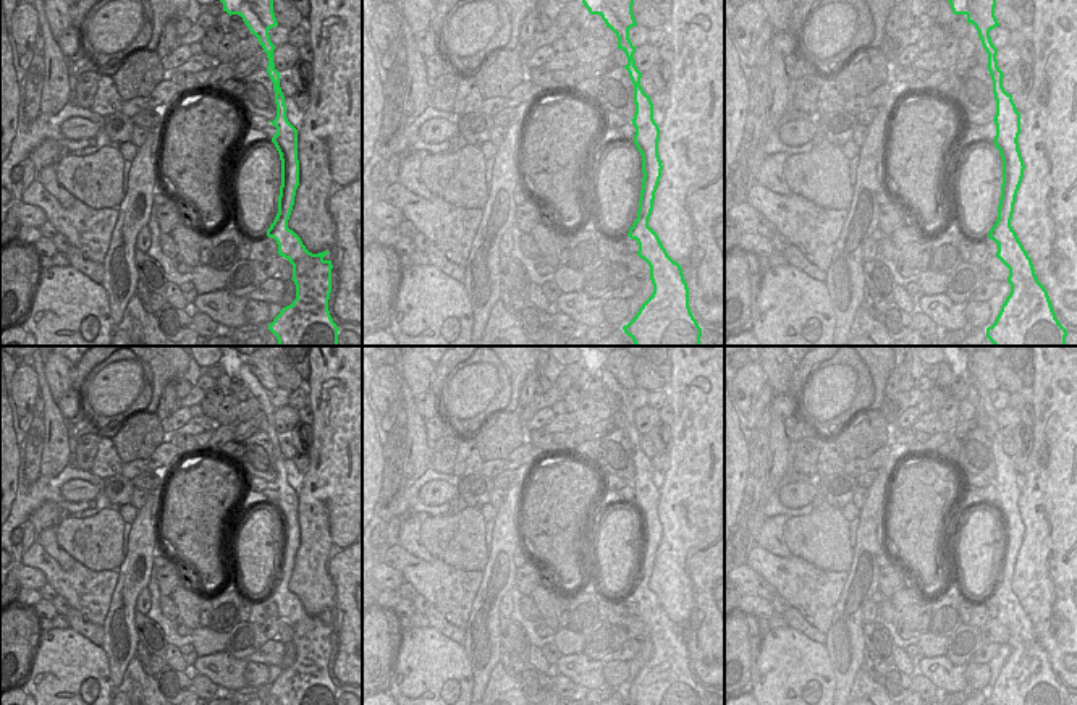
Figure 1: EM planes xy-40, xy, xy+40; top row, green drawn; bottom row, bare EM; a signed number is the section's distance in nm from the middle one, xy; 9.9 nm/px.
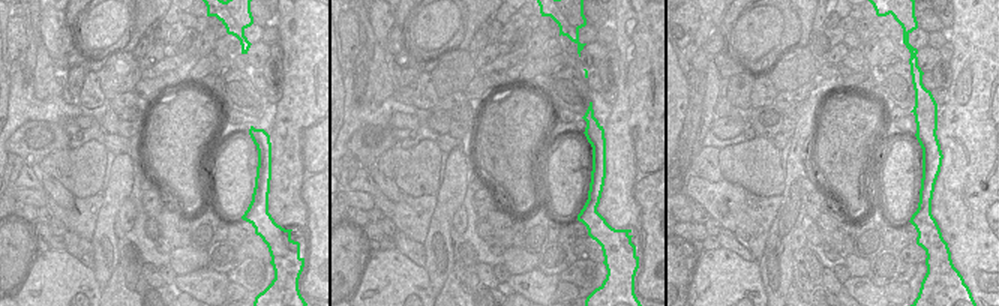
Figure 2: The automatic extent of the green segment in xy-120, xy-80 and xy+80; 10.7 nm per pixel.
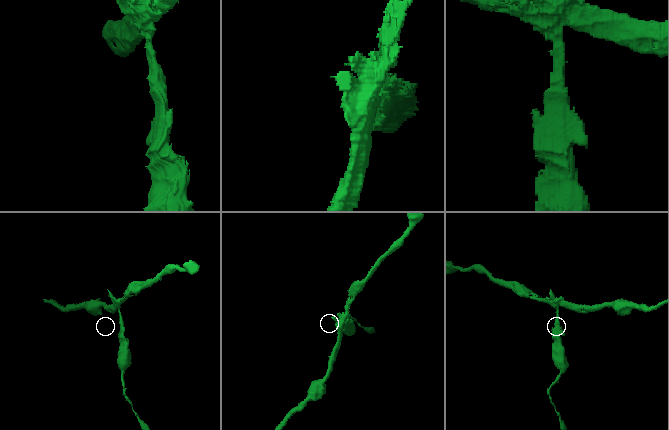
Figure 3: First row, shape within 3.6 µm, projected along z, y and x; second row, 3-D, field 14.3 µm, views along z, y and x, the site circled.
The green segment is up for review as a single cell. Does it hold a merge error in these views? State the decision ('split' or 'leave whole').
split

